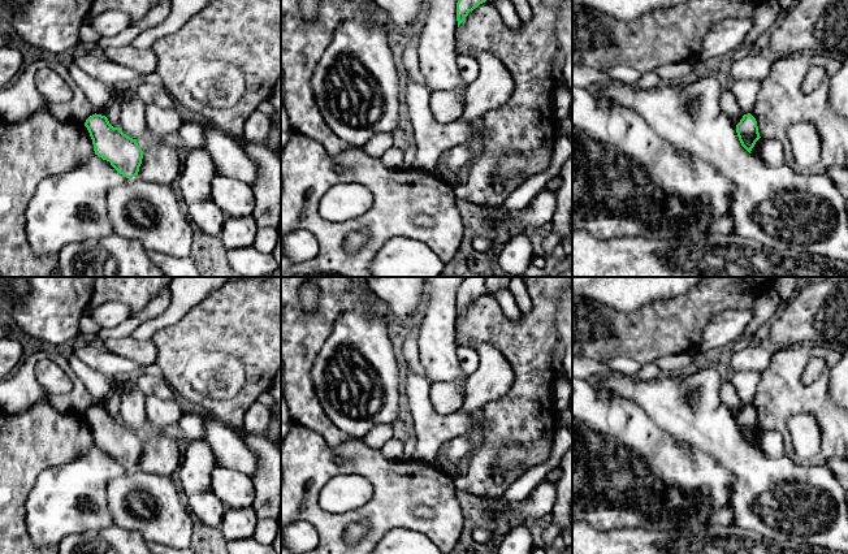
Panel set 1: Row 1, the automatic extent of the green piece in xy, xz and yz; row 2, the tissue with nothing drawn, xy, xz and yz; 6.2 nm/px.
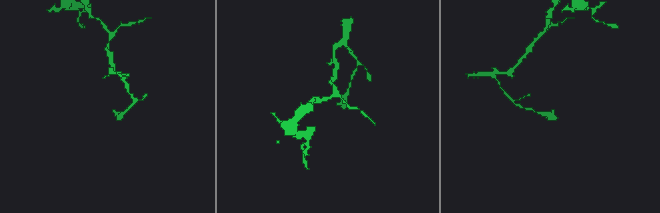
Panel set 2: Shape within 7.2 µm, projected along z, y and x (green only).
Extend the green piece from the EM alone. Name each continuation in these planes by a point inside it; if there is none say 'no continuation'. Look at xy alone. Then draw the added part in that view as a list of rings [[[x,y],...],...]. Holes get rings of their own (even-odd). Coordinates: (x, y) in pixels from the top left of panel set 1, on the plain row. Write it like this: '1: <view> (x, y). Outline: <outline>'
no continuation

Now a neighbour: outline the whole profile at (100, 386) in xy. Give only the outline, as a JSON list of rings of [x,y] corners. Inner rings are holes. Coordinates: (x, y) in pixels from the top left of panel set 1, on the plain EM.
[[[74,354],[68,358],[68,362],[74,373],[82,380],[82,382],[88,389],[95,404],[105,407],[114,391],[113,377],[90,368]]]

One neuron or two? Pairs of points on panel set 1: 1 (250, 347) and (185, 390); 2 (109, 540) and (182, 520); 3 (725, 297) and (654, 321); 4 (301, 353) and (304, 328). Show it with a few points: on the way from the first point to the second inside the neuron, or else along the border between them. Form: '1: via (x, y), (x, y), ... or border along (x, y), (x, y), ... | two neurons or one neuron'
1: via (225, 341), (198, 341), (178, 360), (178, 366) | one neuron
2: border along (113, 524), (126, 529), (135, 529), (145, 540) | two neurons
3: via (708, 298), (679, 321), (671, 321) | one neuron
4: via (301, 346), (301, 337), (303, 334) | one neuron

